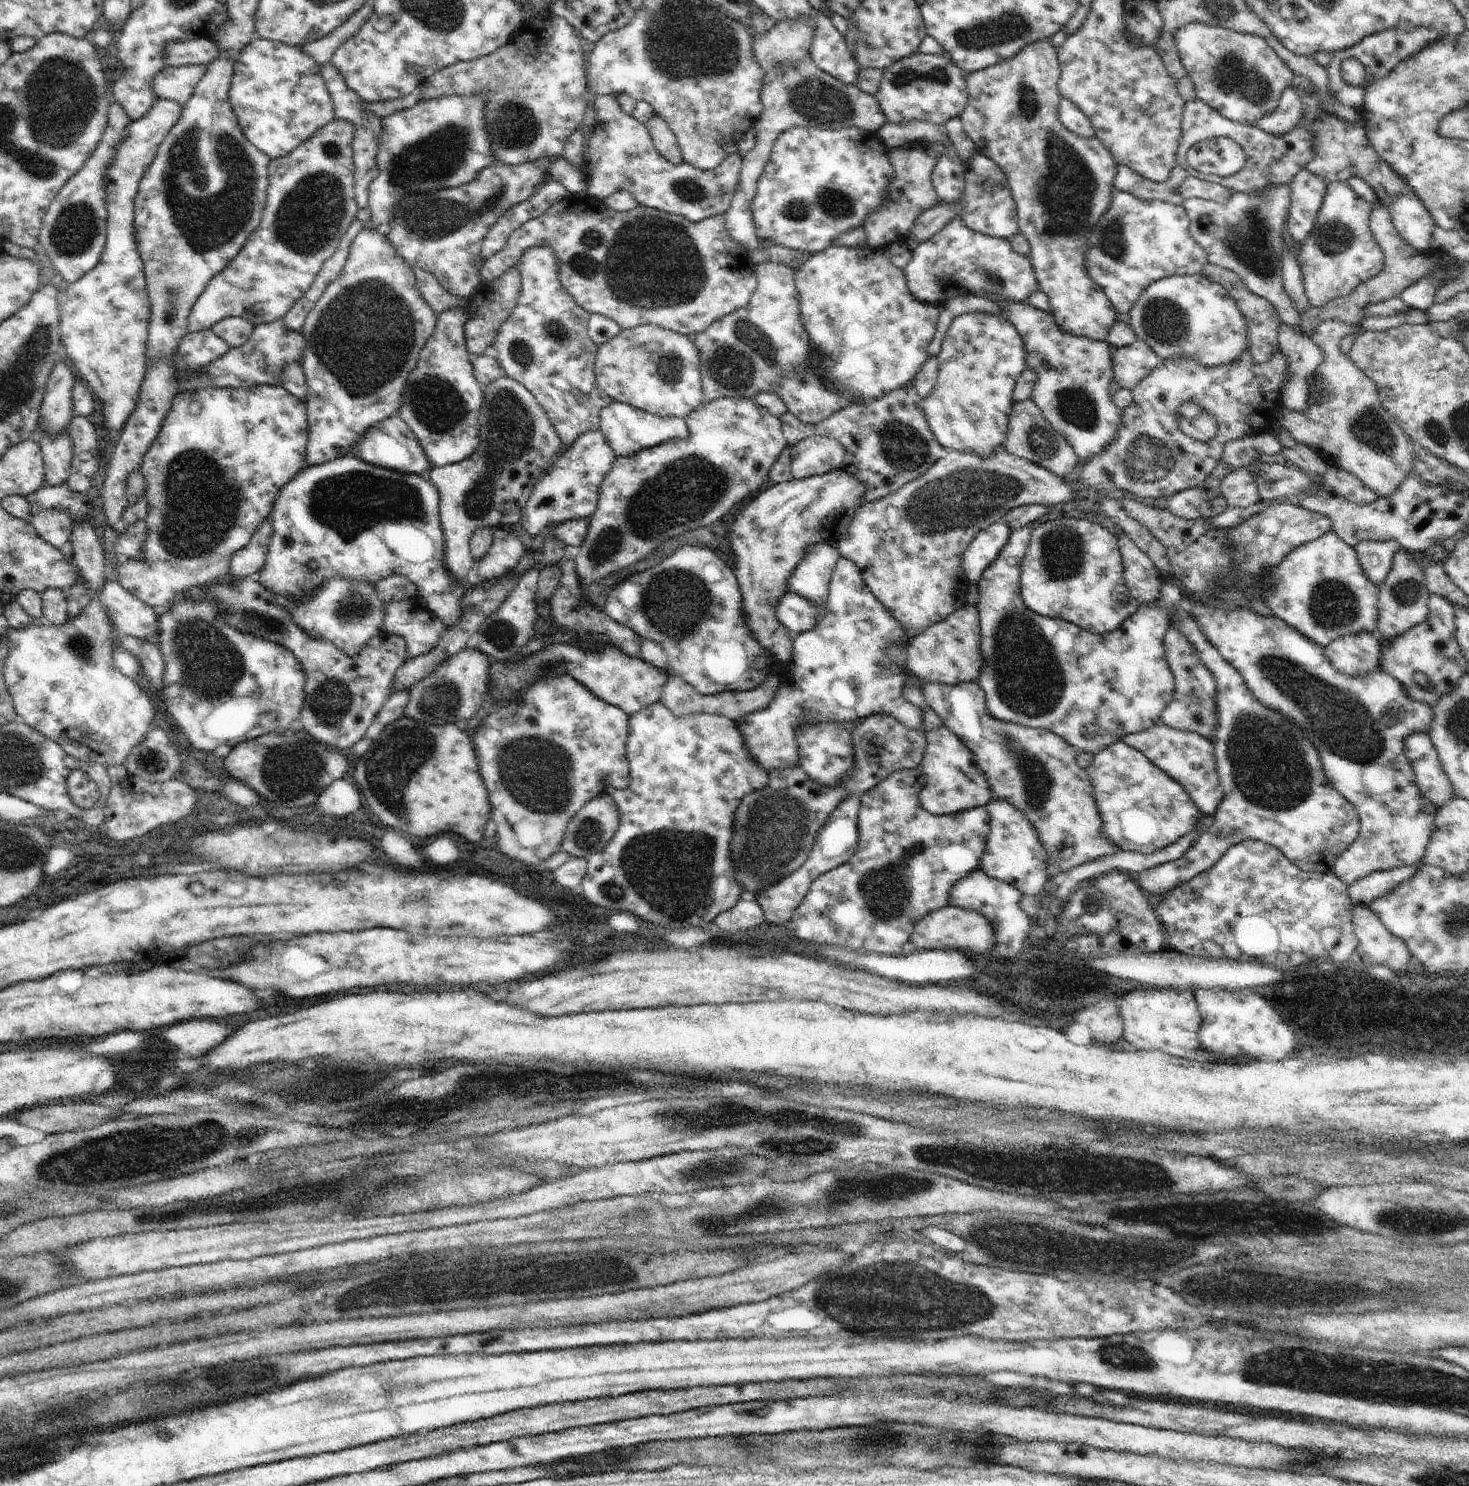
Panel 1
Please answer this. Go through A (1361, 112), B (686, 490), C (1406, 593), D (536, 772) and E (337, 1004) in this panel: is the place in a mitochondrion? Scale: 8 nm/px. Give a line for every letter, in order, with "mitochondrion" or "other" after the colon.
A: other
B: mitochondrion
C: mitochondrion
D: mitochondrion
E: other

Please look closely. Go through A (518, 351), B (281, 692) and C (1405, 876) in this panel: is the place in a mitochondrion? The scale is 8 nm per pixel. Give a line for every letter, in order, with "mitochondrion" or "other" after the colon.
A: mitochondrion
B: other
C: other

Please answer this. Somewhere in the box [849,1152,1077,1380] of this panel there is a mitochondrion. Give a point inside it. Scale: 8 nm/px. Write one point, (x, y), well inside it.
(1010, 1241)

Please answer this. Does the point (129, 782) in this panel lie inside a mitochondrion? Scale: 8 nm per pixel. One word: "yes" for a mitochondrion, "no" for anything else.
no

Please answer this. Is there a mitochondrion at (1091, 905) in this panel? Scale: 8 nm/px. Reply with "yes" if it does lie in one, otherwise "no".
yes

